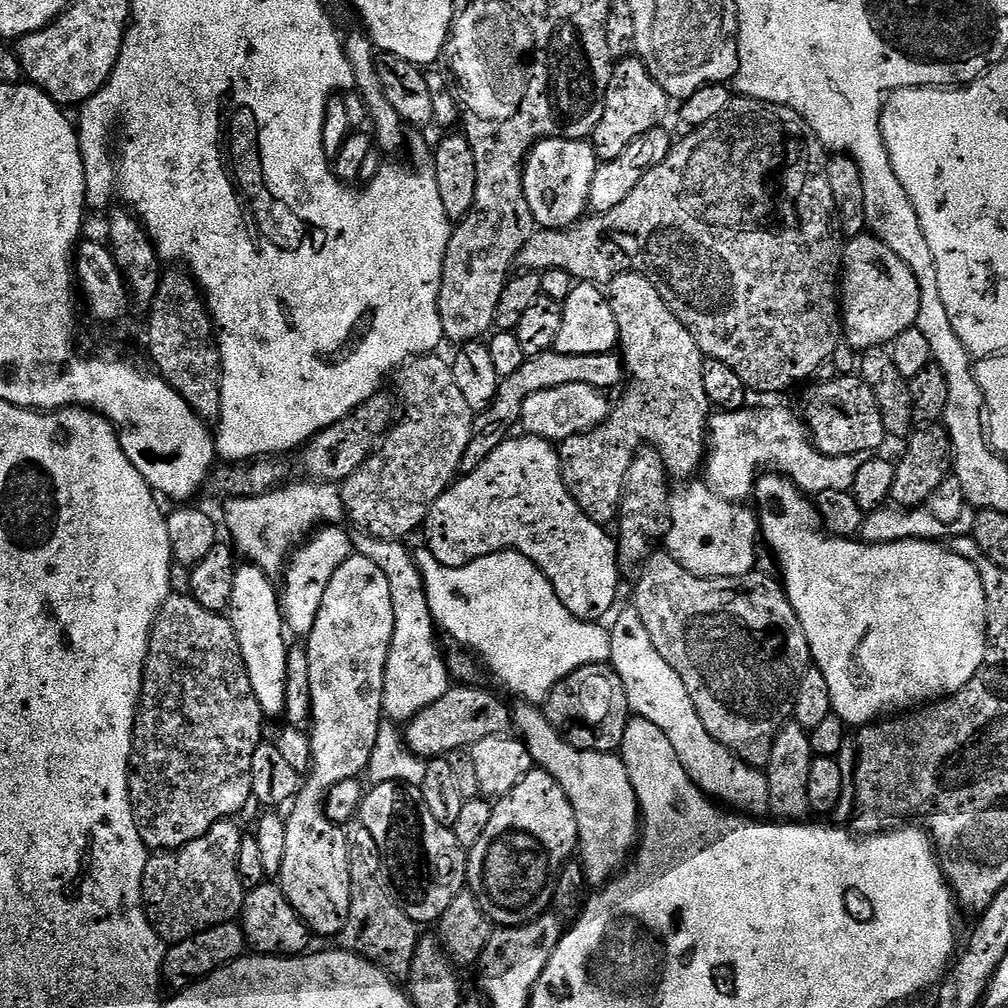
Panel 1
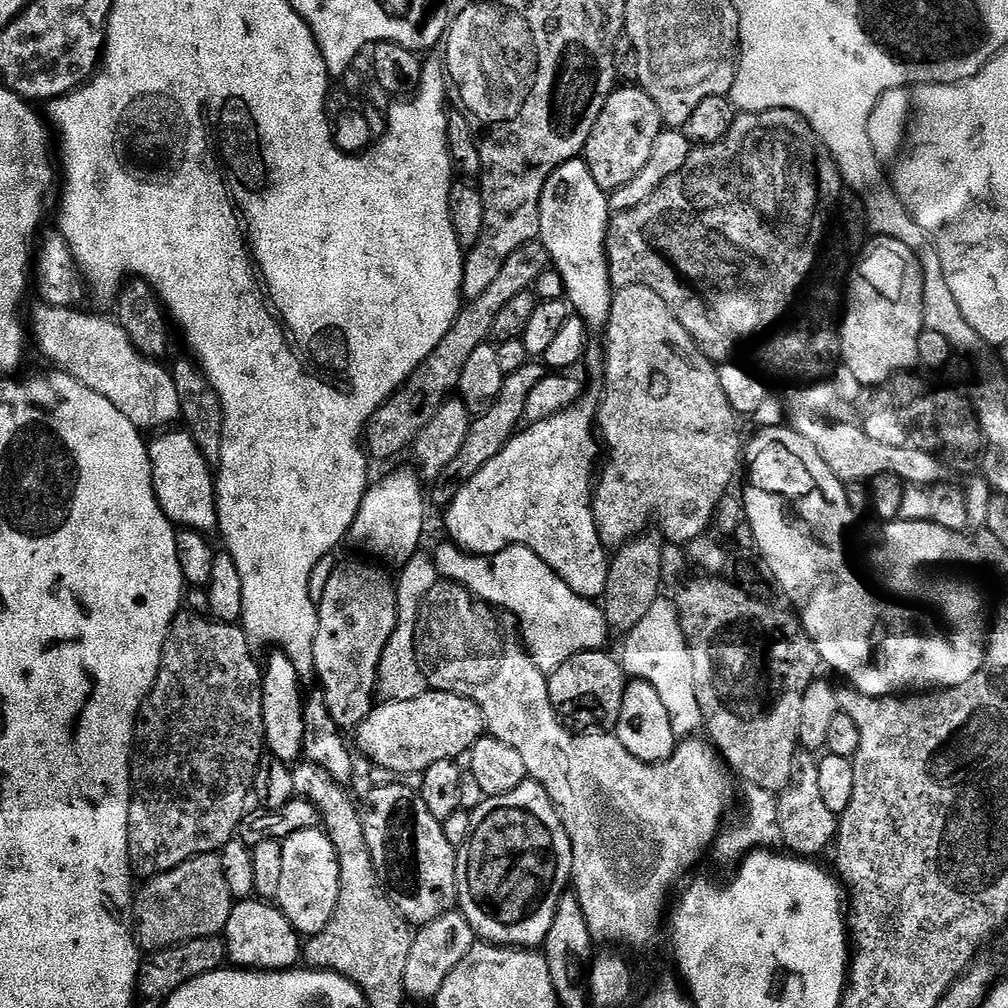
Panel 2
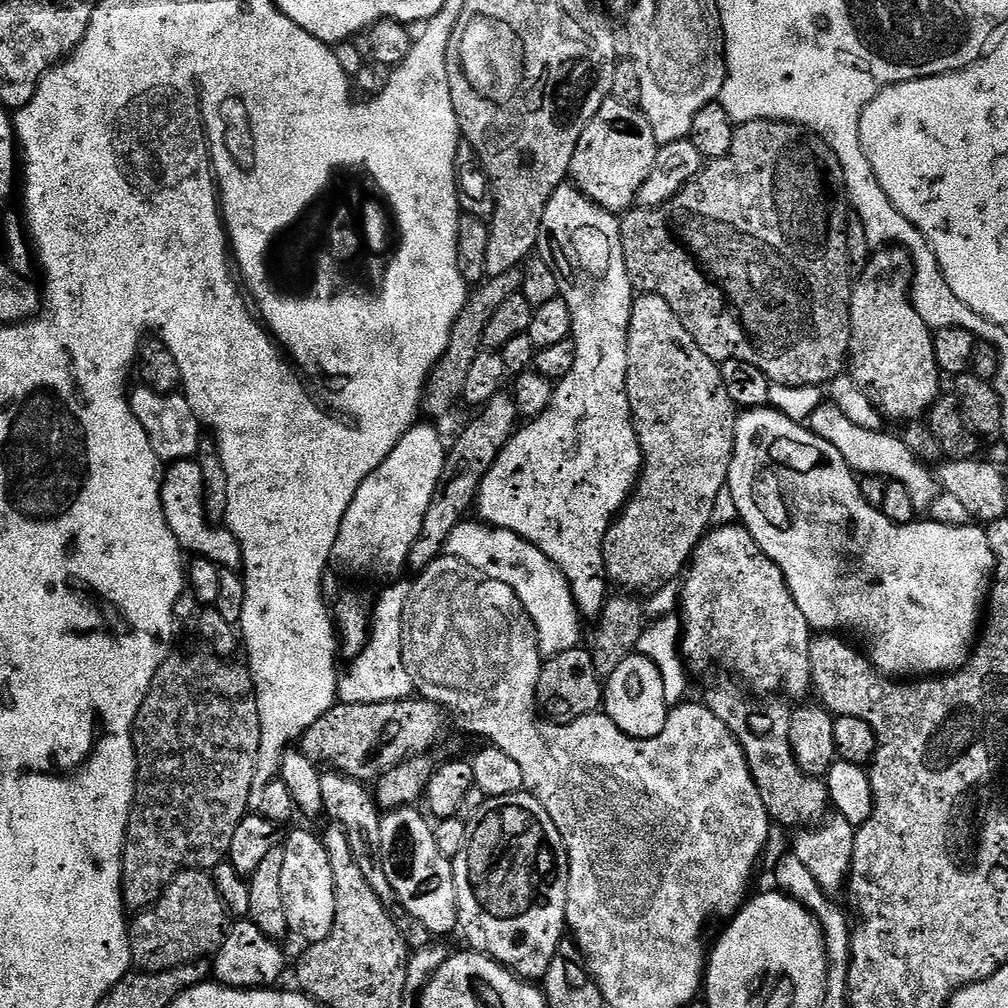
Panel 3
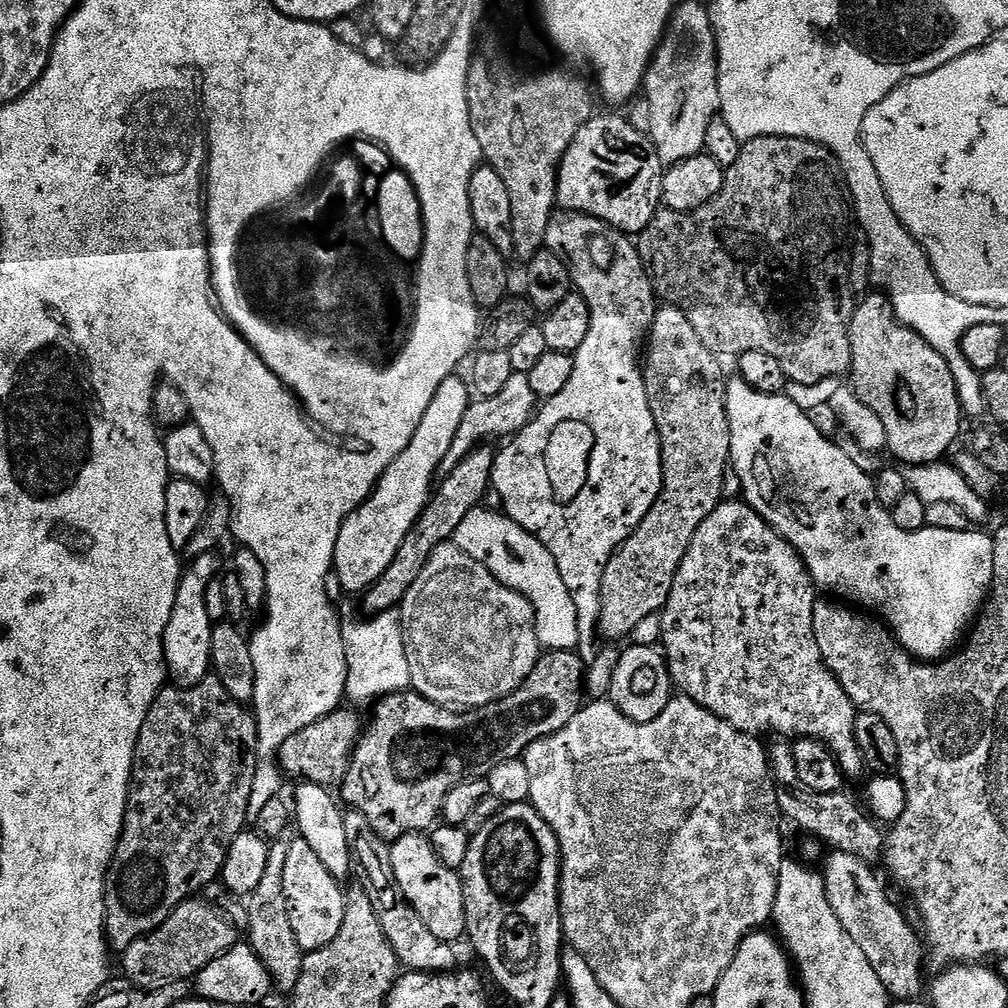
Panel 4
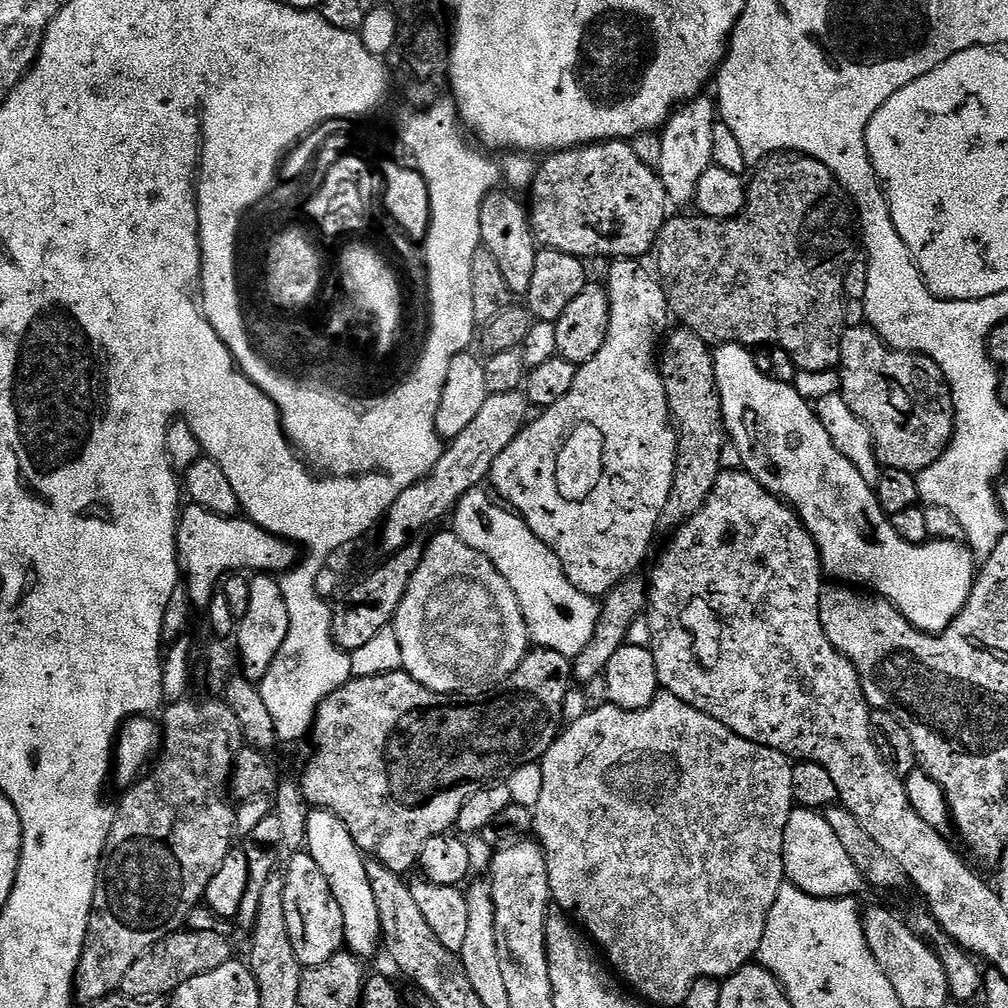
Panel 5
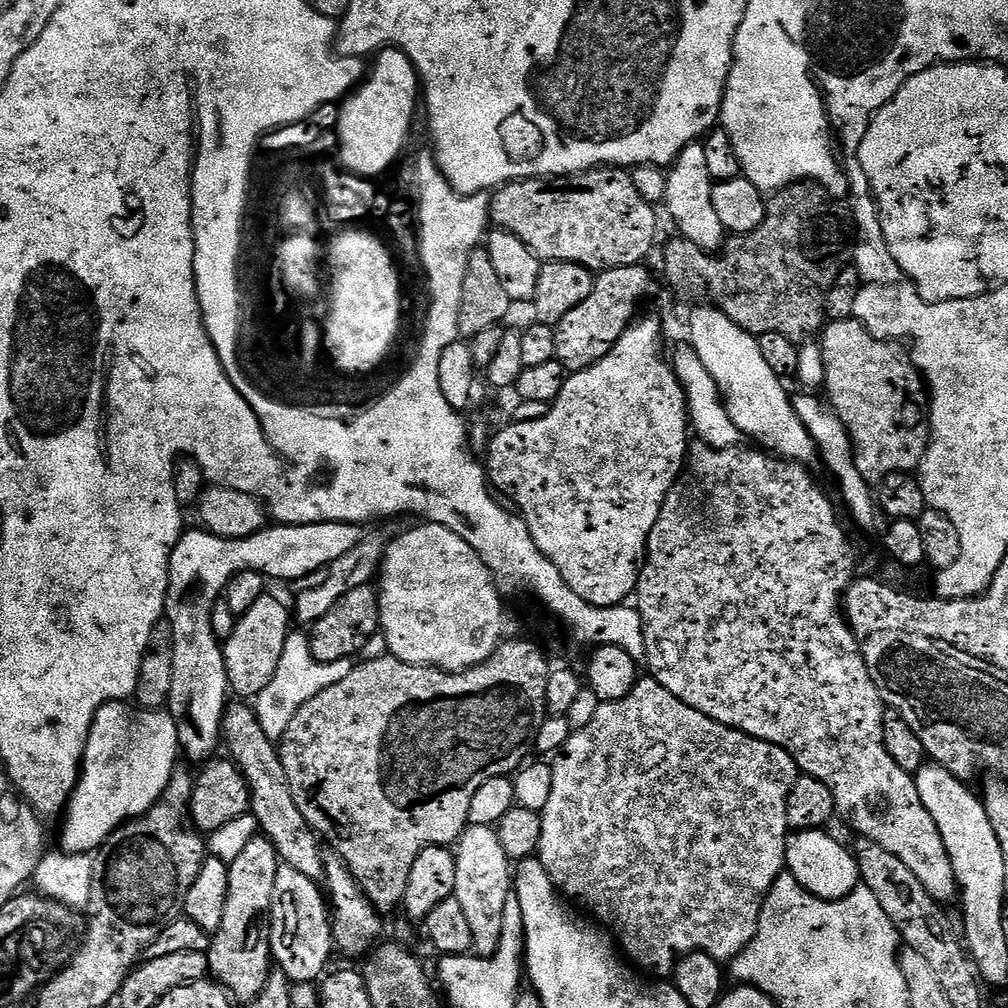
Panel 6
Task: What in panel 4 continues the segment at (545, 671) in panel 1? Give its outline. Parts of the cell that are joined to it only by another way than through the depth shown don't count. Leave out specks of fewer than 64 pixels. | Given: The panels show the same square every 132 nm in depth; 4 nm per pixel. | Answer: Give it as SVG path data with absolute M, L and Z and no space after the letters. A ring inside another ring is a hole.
M481 506L462 518L454 542L470 554L474 562L482 562L498 582L514 592L521 592L531 602L536 612L536 633L541 649L553 652L579 649L578 610L574 610L574 598L570 598L570 590L566 590L566 582L562 574L558 574L555 558L536 536L522 530L522 526L505 516L503 511L491 512L488 506Z

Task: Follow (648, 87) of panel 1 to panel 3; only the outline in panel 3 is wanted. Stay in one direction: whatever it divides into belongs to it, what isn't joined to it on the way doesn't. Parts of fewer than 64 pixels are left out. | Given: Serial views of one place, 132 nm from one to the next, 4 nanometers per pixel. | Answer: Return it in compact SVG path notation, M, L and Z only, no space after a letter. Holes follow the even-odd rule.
M609 98L594 114L594 122L582 130L578 146L574 150L571 183L586 194L598 206L613 214L623 214L637 203L650 170L654 170L658 145L650 122L639 107L623 104L617 98Z

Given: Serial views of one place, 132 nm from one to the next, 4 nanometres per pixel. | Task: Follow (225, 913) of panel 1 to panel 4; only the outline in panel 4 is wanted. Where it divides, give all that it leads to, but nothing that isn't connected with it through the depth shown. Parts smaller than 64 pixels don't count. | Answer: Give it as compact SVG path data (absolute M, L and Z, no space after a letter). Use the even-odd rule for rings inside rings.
M204 898L183 900L150 934L130 942L130 946L123 952L123 979L137 988L151 988L164 986L174 980L191 981L214 958L218 958L226 950L230 950L238 943L238 936L228 925L228 920L216 908L211 908Z

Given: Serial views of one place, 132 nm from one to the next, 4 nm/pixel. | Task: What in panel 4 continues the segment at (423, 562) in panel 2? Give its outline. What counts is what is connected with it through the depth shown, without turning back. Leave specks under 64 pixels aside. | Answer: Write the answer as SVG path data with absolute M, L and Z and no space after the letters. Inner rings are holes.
M399 611L379 612L377 616L363 619L345 619L340 626L346 654L344 695L349 701L353 700L353 705L371 705L381 696L389 696L392 692L407 692L412 688Z

